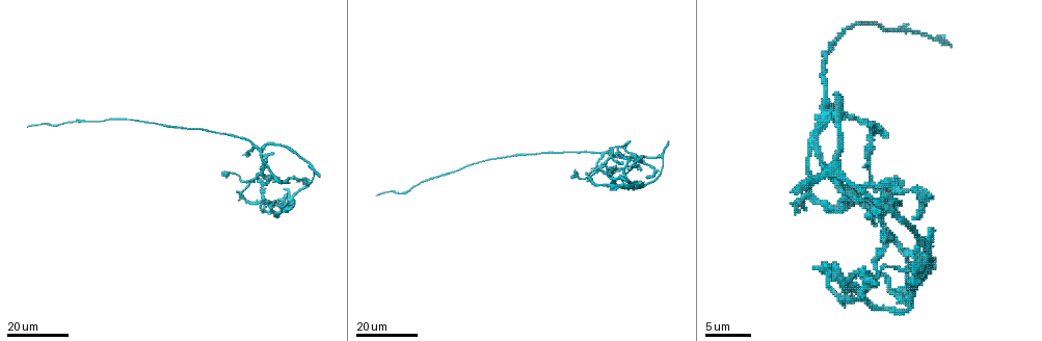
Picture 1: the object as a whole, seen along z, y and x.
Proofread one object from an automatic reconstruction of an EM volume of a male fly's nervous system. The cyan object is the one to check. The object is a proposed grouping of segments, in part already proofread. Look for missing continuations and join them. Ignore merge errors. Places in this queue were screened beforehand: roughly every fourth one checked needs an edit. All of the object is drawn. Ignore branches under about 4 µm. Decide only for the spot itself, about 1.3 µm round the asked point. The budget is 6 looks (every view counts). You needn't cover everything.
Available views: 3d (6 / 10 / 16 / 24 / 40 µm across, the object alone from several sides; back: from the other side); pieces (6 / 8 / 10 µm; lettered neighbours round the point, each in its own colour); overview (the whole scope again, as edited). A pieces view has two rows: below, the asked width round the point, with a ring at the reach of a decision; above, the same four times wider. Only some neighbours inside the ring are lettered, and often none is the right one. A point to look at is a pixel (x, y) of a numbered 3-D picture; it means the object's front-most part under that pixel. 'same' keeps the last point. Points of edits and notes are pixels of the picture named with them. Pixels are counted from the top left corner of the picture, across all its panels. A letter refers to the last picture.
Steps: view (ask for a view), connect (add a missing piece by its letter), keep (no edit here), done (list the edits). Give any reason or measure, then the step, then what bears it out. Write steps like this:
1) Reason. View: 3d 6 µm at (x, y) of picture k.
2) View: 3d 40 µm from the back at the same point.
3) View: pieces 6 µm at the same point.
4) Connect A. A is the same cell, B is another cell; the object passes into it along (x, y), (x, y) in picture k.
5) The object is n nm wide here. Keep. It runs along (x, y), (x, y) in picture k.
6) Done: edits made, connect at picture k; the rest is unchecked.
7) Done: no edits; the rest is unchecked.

Branch stops here. View: 3d 24 µm at (27, 127) of picture 1.

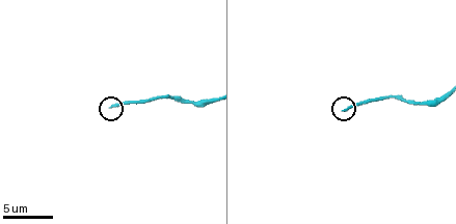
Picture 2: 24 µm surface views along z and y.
View: pieces 6 µm at (345, 109) of picture 2.

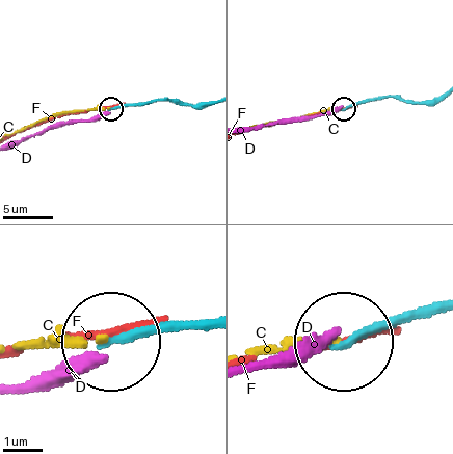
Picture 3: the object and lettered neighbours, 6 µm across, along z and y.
Keep. C, D and F are other cells; it runs along (210, 102), (182, 106), (150, 101), (111, 107) in picture 3; no lettered piece goes on from it.

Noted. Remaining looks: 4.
Free end. View: 3d 16 µm at (667, 141) of picture 1.

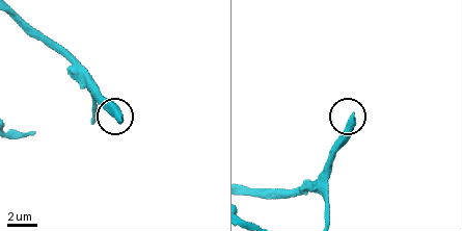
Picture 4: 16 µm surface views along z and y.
What lies round it. View: pieces 10 µm at (353, 113) of picture 4.

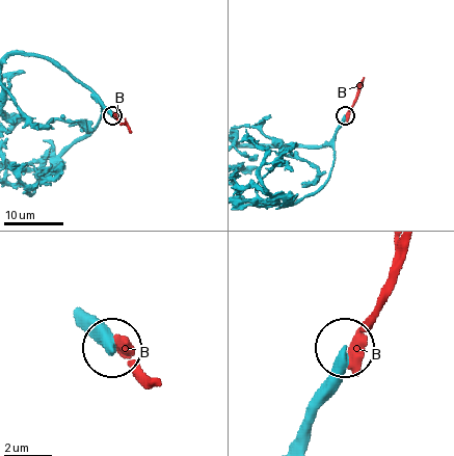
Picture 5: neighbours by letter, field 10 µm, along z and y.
The object is 390 nm wide here. Keep. B is another cell; it runs along (35, 54), (50, 57), (67, 68), (111, 113) in picture 5; none of them fits.

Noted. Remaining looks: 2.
View: 3d 16 µm at (266, 183) of picture 1.

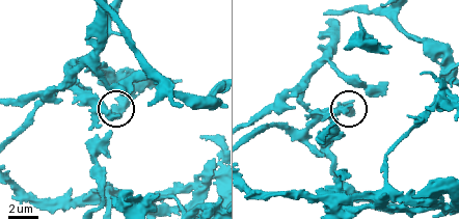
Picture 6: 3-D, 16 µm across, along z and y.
View: pieces 10 µm at (118, 115) of picture 6.

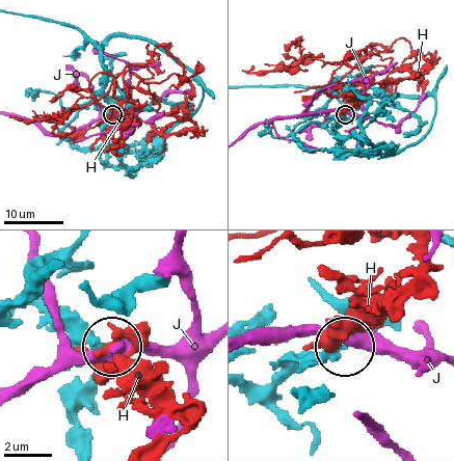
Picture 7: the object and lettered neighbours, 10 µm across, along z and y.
Keep. H and J are other cells; none of them fits.

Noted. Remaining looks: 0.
Done: no edits; the rest is unchecked.

